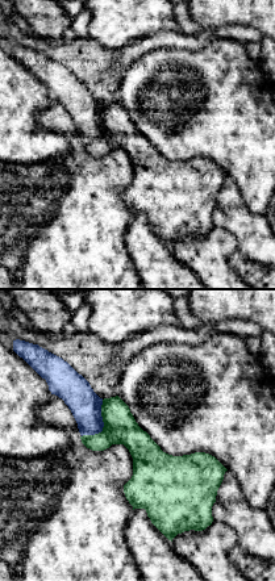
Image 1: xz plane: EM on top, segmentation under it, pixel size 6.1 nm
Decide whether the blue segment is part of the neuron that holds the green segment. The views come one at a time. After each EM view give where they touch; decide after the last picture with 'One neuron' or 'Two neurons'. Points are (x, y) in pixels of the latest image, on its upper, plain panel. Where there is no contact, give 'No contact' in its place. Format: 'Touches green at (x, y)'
Touches green at (104, 130)

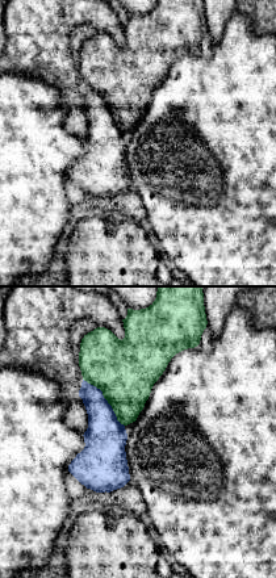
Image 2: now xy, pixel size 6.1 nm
Touches green at (105, 104)

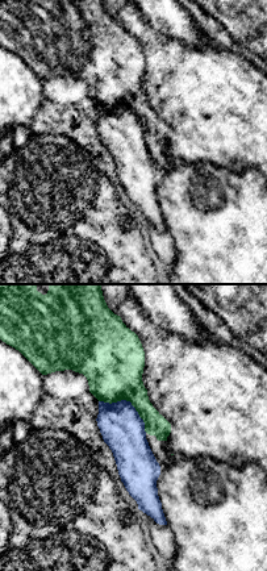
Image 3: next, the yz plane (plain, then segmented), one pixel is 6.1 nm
Touches green at (129, 105)

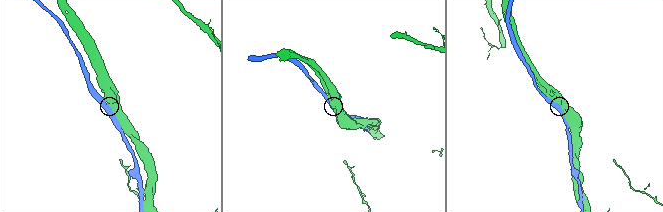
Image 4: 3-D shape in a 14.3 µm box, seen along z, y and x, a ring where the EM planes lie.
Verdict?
One neuron

